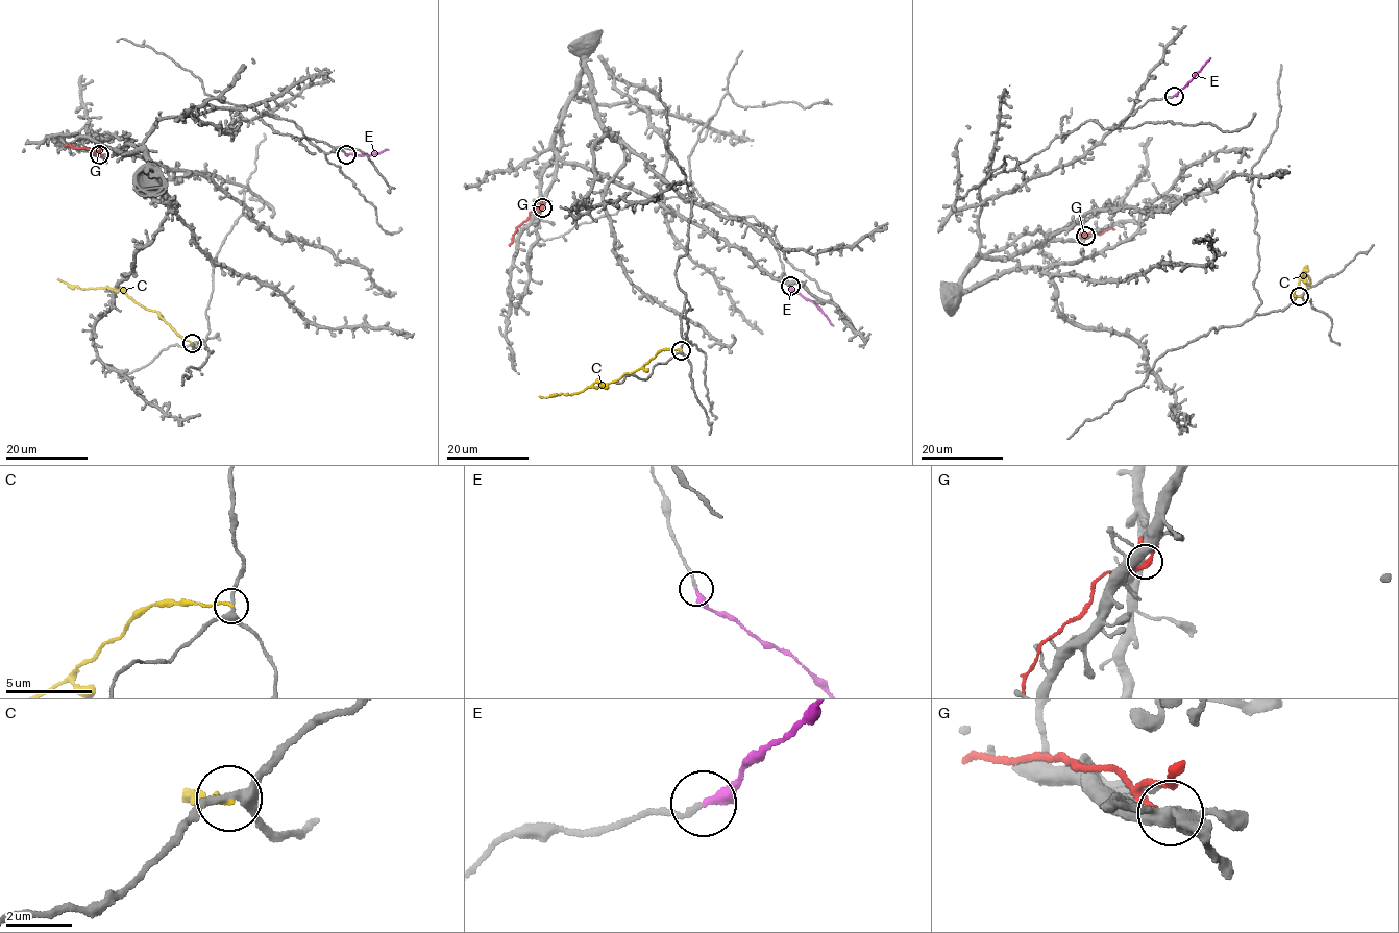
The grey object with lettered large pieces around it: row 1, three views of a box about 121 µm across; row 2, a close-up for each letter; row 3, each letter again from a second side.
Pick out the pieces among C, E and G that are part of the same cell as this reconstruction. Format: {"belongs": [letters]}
{"belongs": ["E"]}

